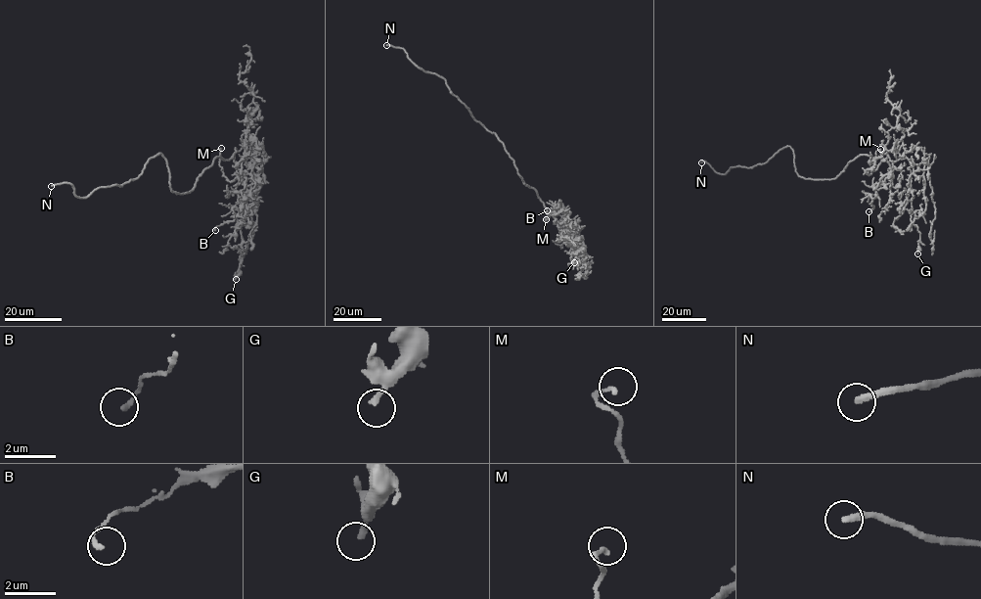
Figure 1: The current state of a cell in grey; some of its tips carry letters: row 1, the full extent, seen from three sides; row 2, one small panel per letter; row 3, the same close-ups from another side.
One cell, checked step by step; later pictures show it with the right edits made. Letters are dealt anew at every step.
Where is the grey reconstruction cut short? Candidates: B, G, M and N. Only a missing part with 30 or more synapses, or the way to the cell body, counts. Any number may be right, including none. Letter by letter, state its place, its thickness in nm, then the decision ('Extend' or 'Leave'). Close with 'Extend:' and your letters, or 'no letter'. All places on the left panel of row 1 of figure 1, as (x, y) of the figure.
B: Place: (215, 230). Thickness 170 nm. Leave
G: Place: (236, 279). Thickness 220 nm. Leave
M: Place: (221, 148). Thickness 160 nm. Leave
N: Place: (51, 186). Thickness 280 nm. Extend
Extend: N

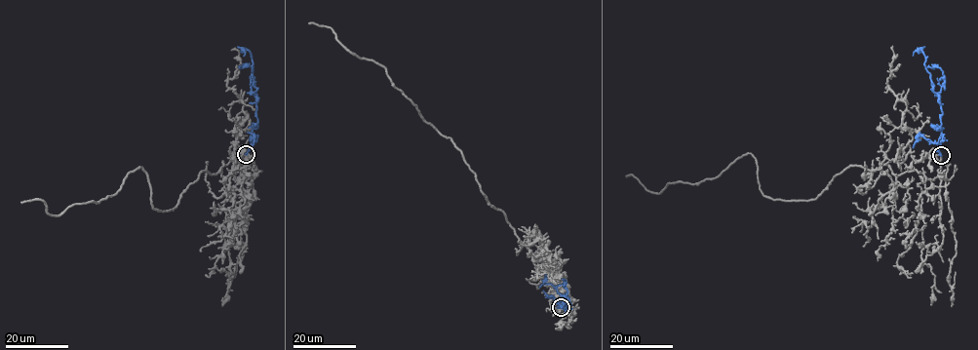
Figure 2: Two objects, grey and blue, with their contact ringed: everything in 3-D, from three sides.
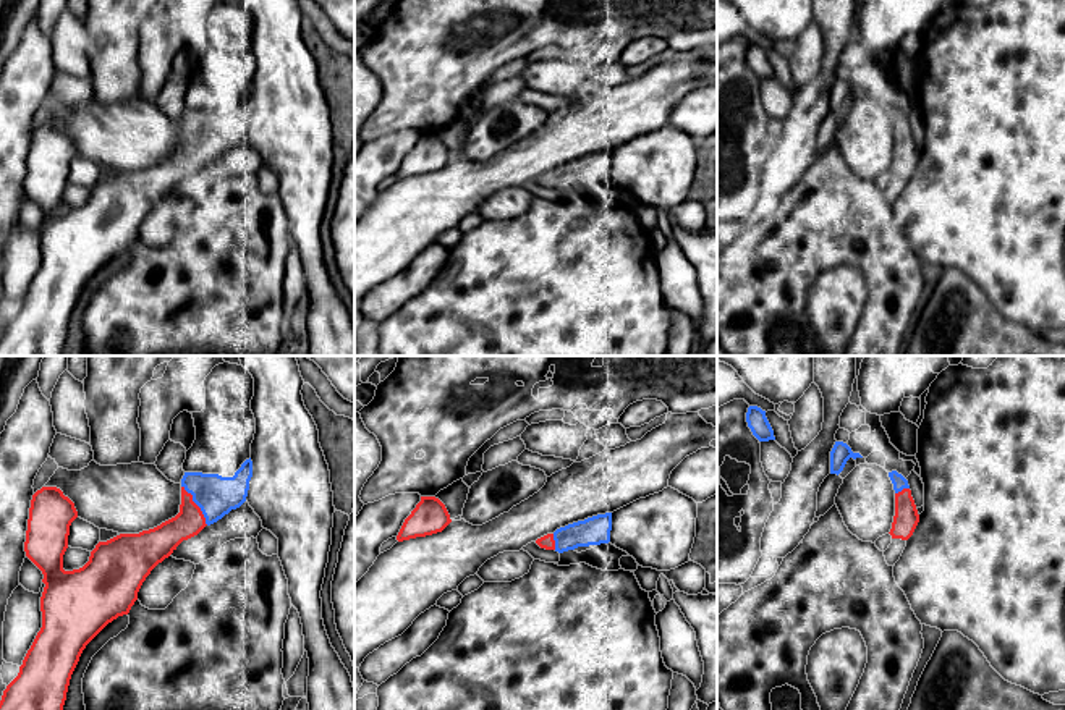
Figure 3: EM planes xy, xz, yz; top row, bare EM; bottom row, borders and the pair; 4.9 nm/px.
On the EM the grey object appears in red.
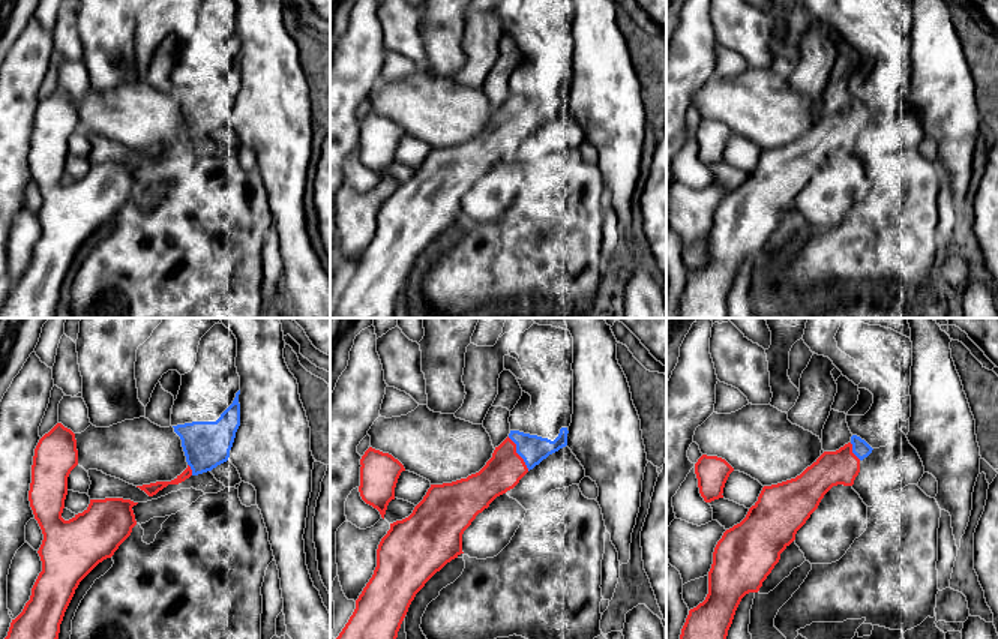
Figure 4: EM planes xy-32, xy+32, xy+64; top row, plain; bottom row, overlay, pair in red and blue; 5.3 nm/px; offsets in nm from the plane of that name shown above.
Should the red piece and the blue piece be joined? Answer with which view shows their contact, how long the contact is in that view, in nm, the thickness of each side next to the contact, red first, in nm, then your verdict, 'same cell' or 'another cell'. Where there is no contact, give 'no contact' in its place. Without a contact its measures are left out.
meets red in xy; contact 240 nm long; 150 nm thick on the red side, 200 nm on the other; same cell

